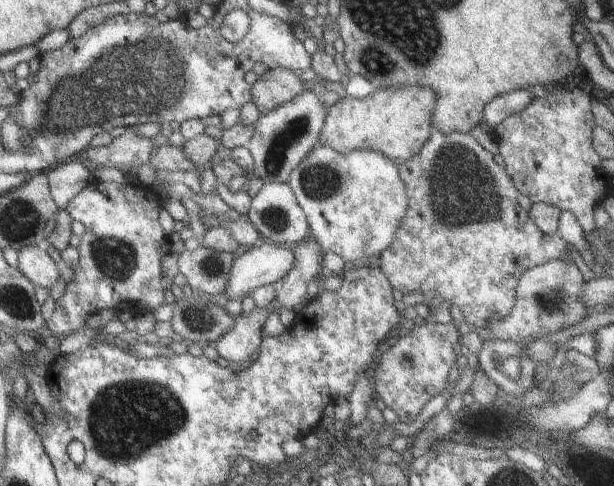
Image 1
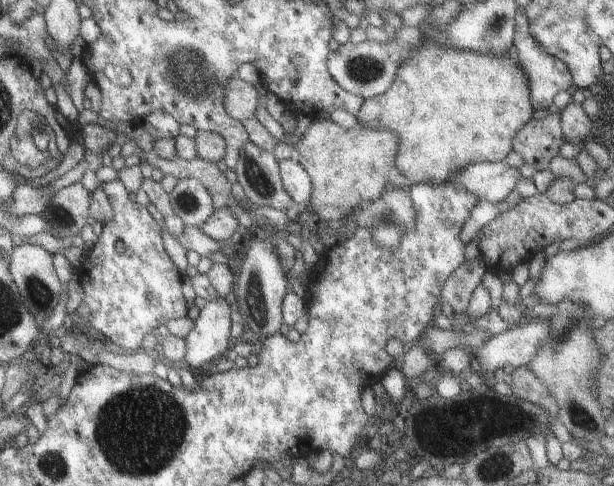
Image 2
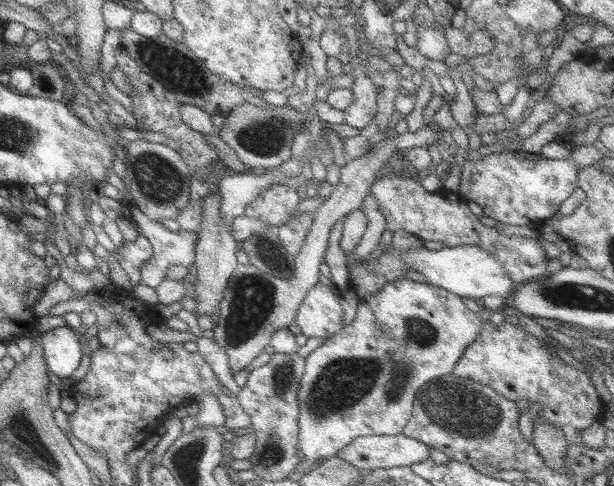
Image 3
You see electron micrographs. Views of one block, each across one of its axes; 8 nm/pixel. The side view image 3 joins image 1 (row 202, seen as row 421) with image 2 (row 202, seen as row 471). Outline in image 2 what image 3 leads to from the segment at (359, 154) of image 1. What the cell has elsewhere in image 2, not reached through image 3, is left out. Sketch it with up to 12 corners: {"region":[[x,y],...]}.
{"region":[[297,157],[278,163],[293,202],[308,205],[311,180]]}

